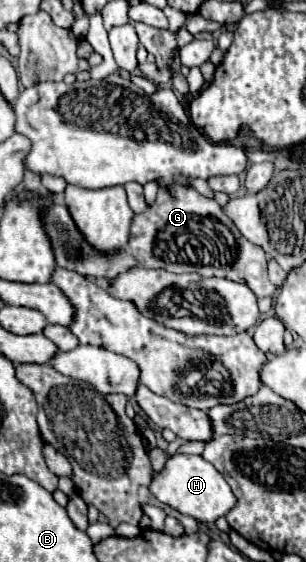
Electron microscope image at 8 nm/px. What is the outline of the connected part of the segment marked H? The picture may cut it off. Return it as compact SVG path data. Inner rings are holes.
M171 455L165 467L153 475L149 489L161 503L197 519L199 523L215 523L215 519L227 515L237 501L223 475L201 455Z

